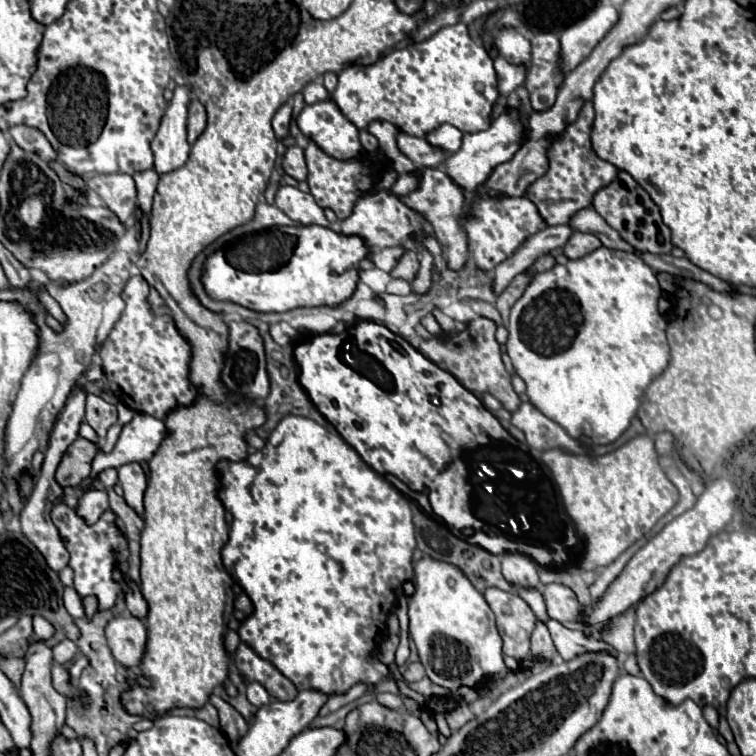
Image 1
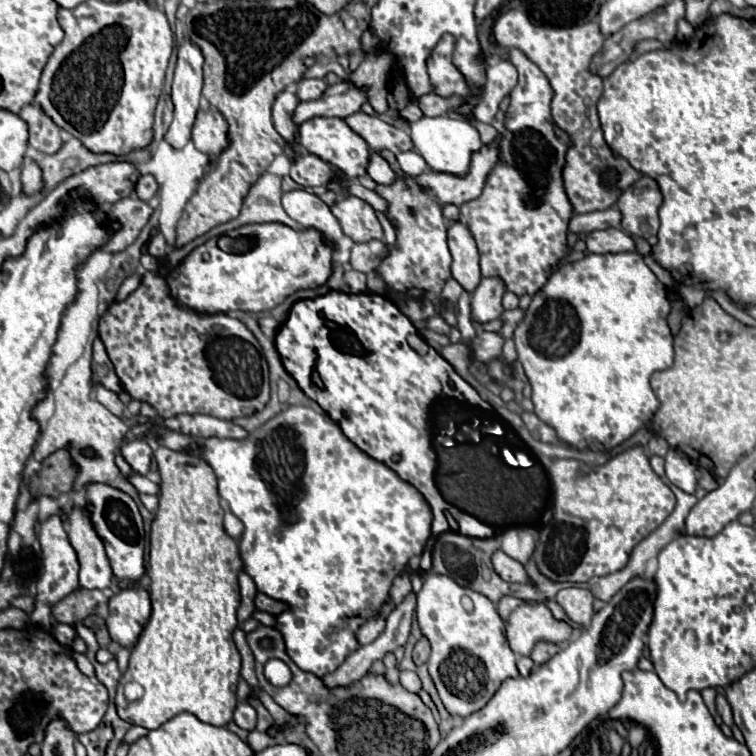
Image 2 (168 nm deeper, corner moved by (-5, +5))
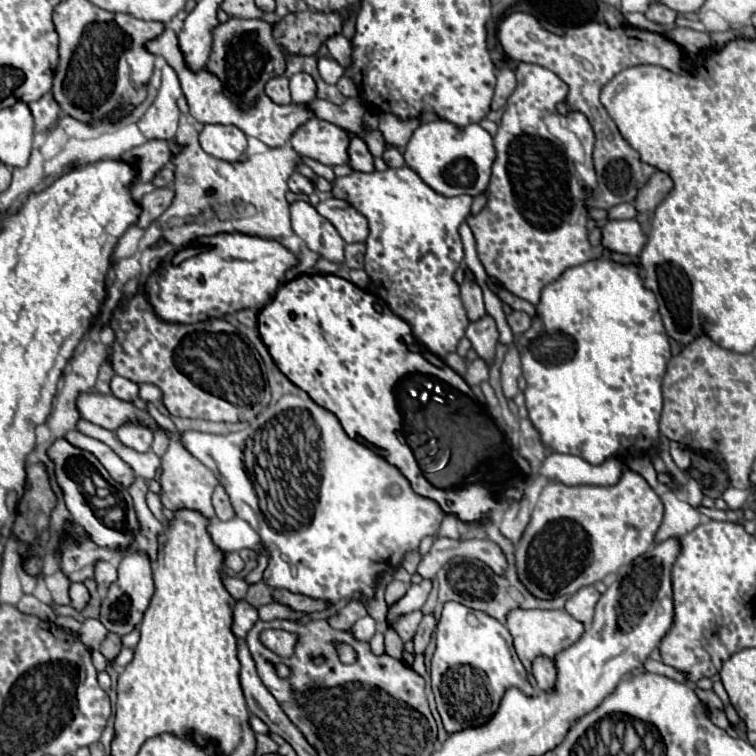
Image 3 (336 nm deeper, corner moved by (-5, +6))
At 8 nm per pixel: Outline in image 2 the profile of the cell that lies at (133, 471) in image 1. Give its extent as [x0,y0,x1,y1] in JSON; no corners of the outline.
[122,438,152,474]

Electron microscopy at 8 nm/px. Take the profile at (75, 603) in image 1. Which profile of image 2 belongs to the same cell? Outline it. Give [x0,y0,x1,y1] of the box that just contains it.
[68,506,112,588]

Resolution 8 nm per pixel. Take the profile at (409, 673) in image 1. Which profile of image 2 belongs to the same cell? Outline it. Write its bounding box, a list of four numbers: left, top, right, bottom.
[412,636,430,666]

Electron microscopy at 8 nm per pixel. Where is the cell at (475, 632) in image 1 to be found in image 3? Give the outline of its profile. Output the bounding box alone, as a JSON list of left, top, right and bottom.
[430,601,534,733]

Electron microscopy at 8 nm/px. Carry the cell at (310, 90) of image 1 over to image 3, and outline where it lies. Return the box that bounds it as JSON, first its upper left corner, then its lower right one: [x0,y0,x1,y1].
[290,73,316,103]

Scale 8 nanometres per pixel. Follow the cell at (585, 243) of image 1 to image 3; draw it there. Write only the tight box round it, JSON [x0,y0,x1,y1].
[602,221,646,259]

